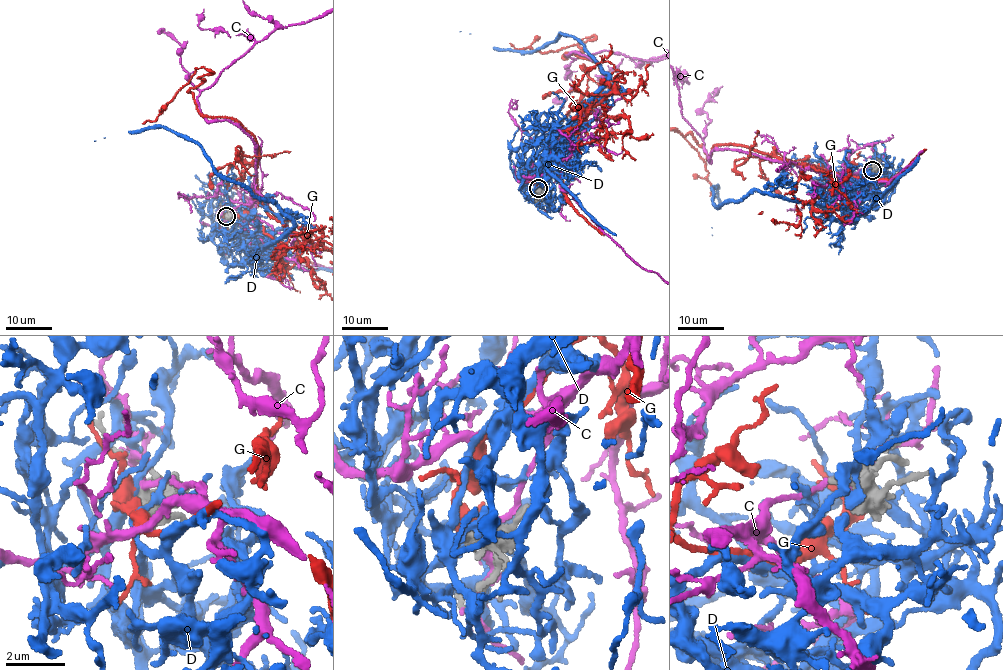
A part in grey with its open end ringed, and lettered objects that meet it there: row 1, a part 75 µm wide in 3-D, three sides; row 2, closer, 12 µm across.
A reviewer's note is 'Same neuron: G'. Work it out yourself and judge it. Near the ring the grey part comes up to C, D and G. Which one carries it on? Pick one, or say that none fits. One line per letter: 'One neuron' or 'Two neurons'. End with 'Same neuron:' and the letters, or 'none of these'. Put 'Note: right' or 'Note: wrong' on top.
Note: wrong
C: Two neurons
D: Two neurons
G: Two neurons
Same neuron: none of these

